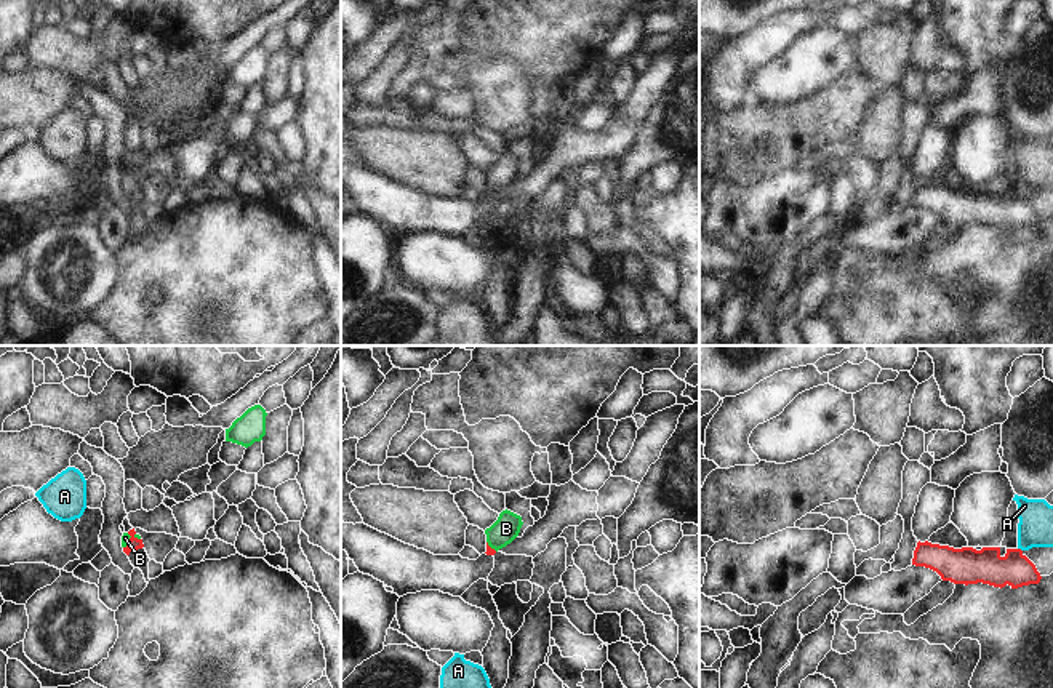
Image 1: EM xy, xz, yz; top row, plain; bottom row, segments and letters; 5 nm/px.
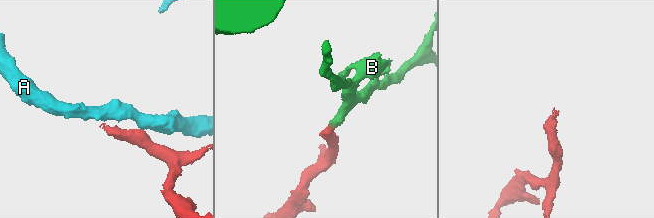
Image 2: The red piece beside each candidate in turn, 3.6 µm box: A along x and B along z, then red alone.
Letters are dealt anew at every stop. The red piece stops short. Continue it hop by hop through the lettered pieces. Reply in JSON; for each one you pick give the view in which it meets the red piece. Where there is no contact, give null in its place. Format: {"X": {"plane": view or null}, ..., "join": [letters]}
{"B": {"plane": "xy"}, "join": ["B"]}

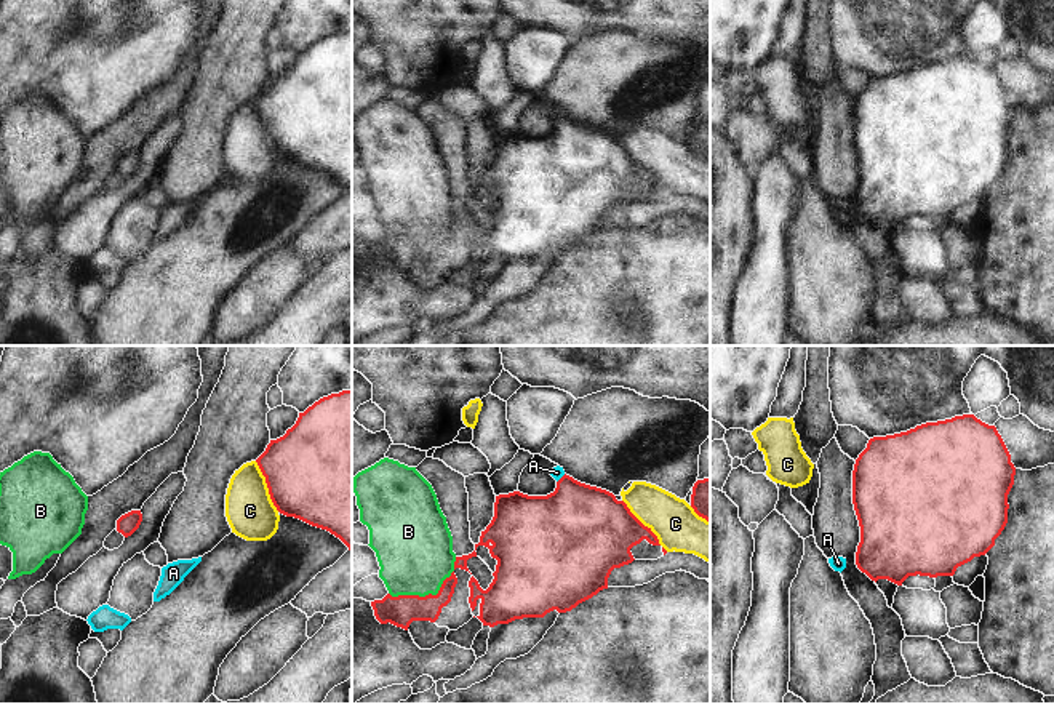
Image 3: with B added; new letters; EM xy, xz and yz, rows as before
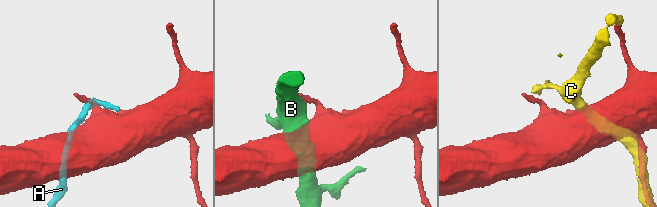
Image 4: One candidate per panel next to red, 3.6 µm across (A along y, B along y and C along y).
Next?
{"A": {"plane": "xz"}, "join": ["A"]}

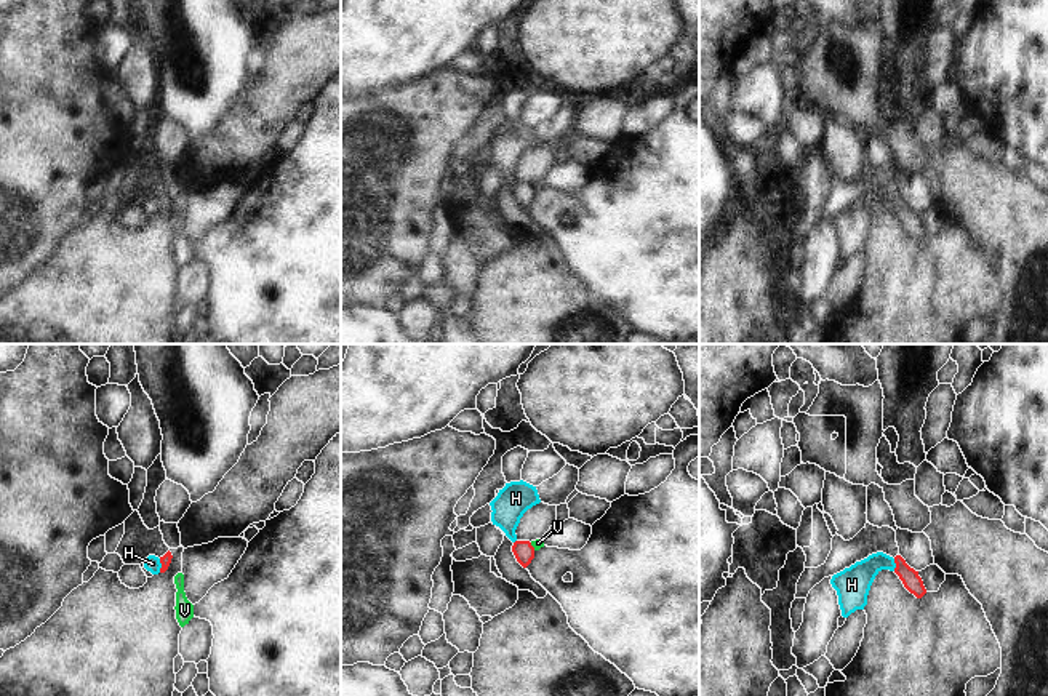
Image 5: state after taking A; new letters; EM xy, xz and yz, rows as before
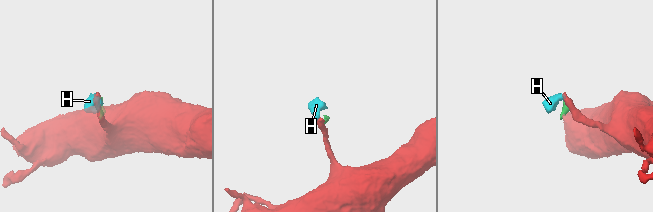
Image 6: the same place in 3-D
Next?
{"join": []}

